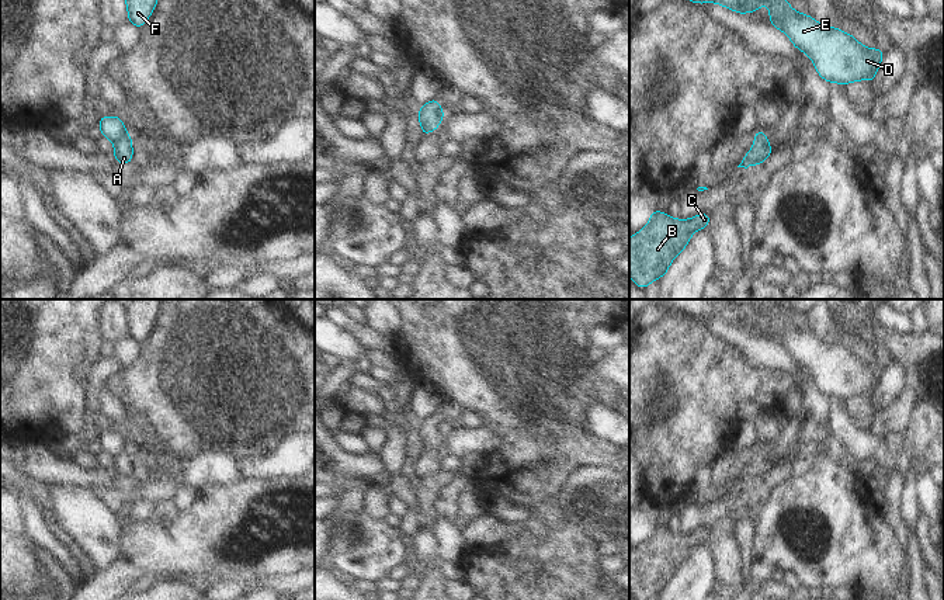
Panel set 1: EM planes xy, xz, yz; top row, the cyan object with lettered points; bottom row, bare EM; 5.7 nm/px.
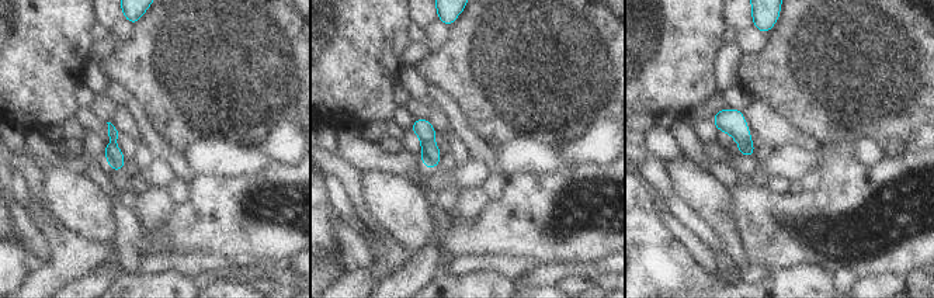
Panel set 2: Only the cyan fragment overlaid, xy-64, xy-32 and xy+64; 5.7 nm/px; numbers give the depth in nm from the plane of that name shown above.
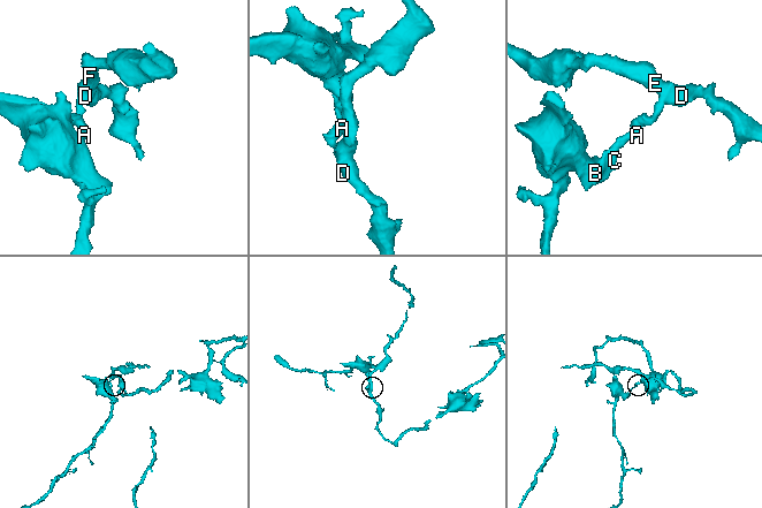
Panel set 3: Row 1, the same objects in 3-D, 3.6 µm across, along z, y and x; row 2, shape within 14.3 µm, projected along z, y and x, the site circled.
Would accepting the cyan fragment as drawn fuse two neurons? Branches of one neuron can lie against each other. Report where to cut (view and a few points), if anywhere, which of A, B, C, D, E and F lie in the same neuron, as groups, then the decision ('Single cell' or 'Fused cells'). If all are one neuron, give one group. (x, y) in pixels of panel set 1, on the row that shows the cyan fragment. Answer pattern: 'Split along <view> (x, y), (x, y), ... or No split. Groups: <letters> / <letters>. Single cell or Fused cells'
Split along xy (128, 134), (113, 142). Groups: A B C / D E F. Fused cells

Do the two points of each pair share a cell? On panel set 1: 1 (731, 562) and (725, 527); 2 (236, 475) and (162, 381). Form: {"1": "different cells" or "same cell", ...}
{"1": "same cell", "2": "different cells"}

